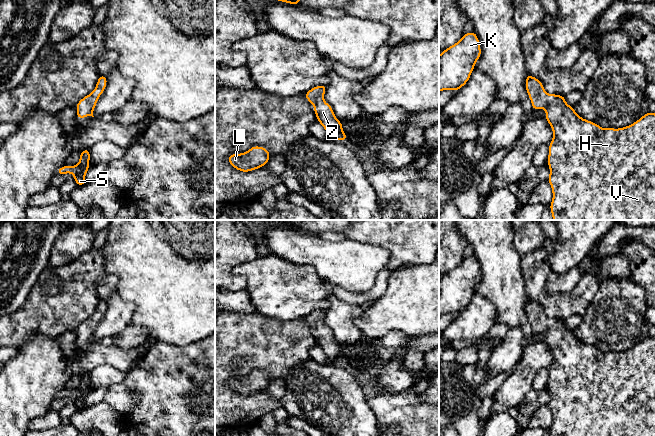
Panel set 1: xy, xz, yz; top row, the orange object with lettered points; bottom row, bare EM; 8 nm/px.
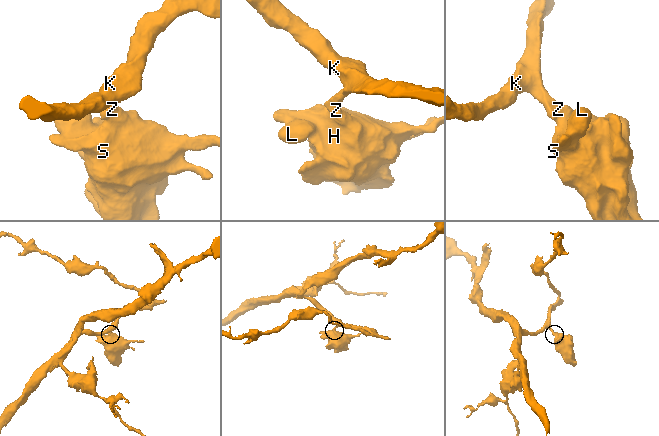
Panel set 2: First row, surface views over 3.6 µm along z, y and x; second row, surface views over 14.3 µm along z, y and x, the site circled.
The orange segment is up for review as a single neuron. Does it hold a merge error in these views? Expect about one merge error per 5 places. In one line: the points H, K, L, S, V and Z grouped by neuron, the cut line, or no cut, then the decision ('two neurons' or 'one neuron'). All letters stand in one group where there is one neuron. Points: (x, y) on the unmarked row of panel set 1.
groups H K L S V Z; cut none; one neuron

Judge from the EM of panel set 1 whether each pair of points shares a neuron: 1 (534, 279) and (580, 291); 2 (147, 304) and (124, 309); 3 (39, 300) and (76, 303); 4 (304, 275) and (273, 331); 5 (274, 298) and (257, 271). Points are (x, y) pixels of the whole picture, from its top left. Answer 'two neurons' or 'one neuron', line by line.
1: one neuron
2: two neurons
3: one neuron
4: two neurons
5: one neuron

